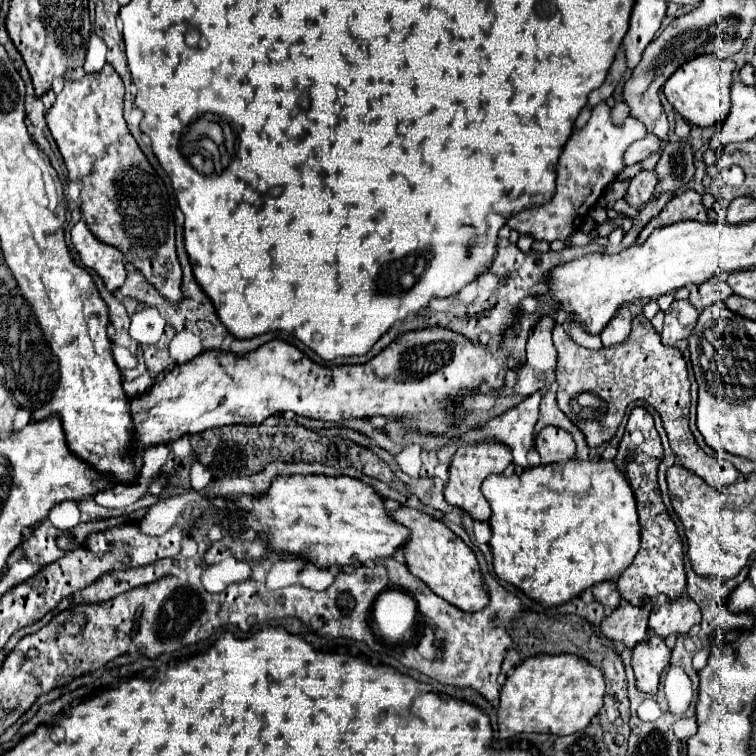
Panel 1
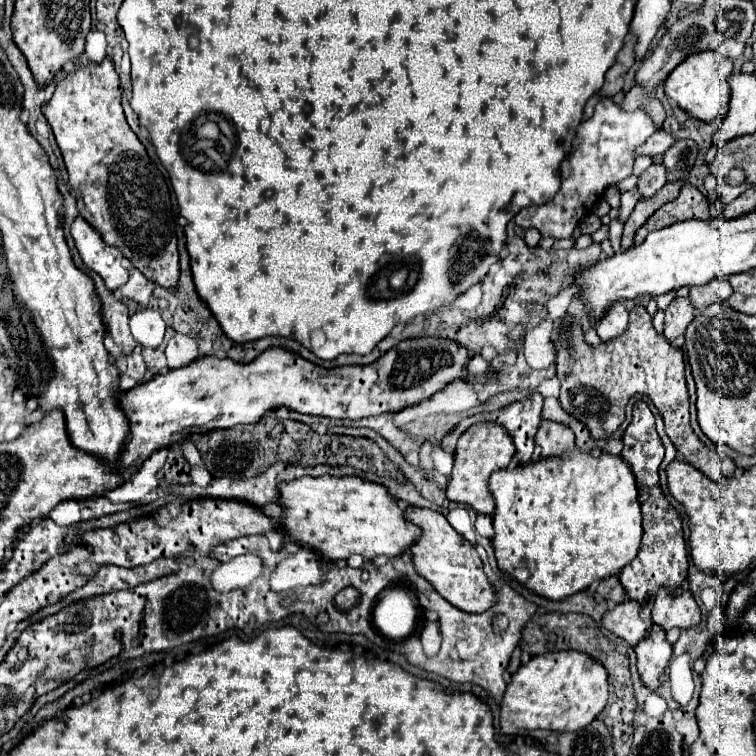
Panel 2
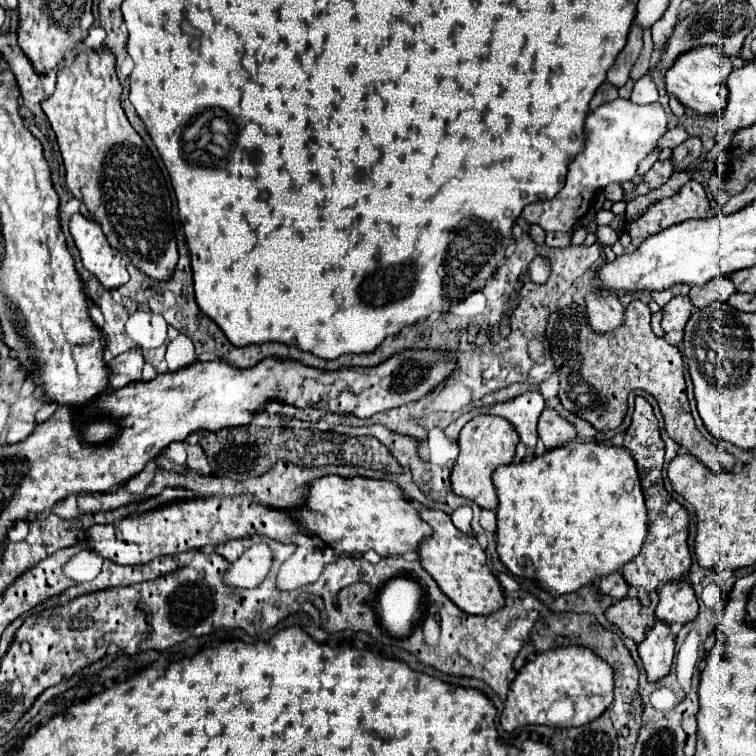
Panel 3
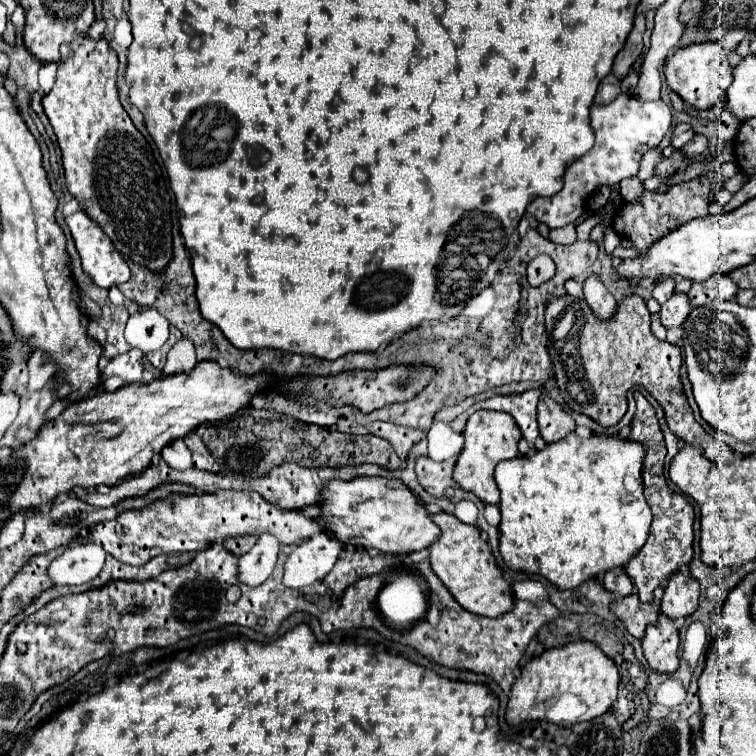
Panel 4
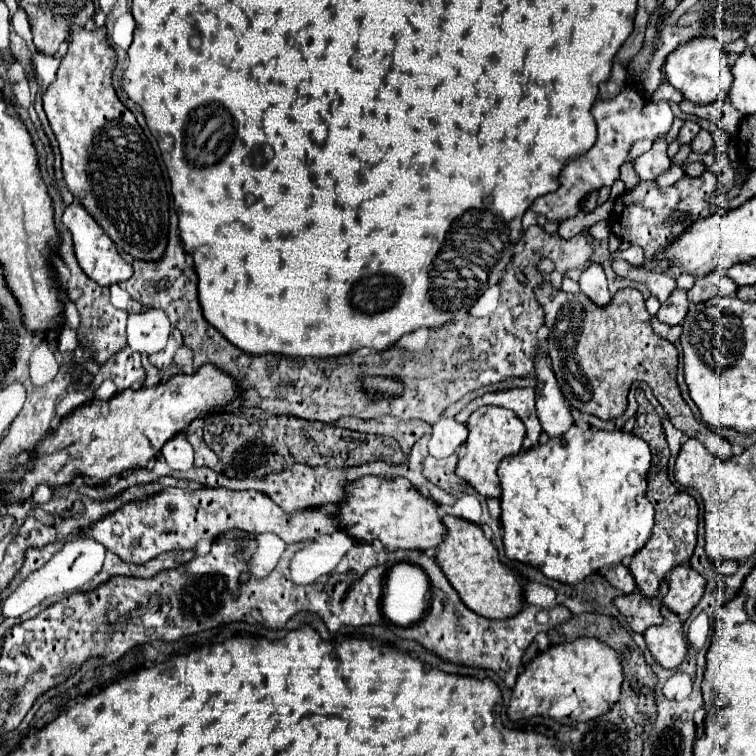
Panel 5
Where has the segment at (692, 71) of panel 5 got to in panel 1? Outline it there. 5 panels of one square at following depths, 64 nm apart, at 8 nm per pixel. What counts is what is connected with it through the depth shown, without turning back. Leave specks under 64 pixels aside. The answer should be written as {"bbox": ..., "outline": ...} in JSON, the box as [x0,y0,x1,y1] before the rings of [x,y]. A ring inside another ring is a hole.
{"bbox":[664,54,734,126],"outline":[[[702,54],[694,60],[682,64],[664,84],[664,94],[668,102],[674,106],[674,110],[696,126],[714,126],[720,124],[728,116],[730,108],[730,84],[732,84],[732,72],[734,72],[734,60],[726,58],[720,60],[714,54]]]}

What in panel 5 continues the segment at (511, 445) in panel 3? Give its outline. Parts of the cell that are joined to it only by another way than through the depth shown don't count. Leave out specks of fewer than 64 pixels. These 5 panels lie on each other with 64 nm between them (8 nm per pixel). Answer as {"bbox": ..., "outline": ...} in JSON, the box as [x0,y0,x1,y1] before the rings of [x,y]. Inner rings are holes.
{"bbox":[456,406,526,498],"outline":[[[480,406],[478,410],[472,412],[468,420],[468,440],[466,440],[466,450],[462,458],[458,460],[456,474],[464,478],[468,484],[472,484],[482,496],[488,498],[498,498],[502,488],[500,488],[500,478],[498,478],[498,464],[504,456],[518,454],[522,450],[522,440],[526,436],[524,432],[524,422],[514,416],[512,410],[508,408],[496,408],[496,406]]]}

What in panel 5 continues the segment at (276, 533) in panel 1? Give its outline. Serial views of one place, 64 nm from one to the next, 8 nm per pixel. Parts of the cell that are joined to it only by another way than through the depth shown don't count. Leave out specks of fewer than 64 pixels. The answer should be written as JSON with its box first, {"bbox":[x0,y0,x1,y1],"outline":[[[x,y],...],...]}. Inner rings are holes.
{"bbox":[338,476,446,550],"outline":[[[366,476],[348,488],[348,498],[338,514],[342,528],[356,540],[372,542],[380,538],[386,550],[428,550],[444,542],[446,528],[438,514],[438,504],[432,498],[422,496],[404,478],[376,478]]]}

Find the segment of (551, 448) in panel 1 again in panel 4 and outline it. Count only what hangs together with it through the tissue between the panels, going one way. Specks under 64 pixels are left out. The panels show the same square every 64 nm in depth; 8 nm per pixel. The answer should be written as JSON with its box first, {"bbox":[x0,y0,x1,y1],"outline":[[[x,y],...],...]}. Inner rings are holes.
{"bbox":[538,388,576,444],"outline":[[[542,388],[542,396],[538,402],[538,426],[540,436],[550,444],[554,440],[562,440],[568,432],[576,428],[572,416],[564,412],[564,408]]]}

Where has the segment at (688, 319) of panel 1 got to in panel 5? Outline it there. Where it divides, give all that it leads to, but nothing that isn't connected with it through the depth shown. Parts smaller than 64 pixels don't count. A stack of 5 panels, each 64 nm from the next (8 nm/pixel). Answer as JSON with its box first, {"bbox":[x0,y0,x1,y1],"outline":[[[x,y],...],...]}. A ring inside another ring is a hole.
{"bbox":[656,288,688,326],"outline":[[[676,288],[670,298],[666,302],[662,302],[656,318],[668,326],[676,326],[684,320],[688,312],[688,298],[686,298],[686,290],[682,288]]]}

